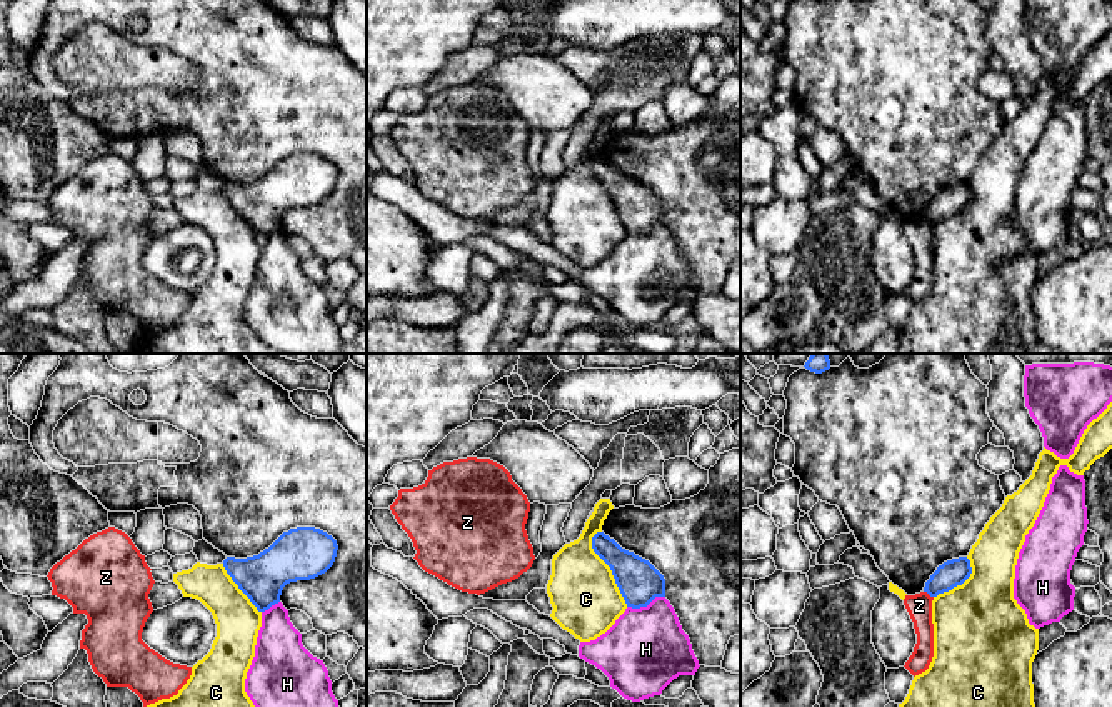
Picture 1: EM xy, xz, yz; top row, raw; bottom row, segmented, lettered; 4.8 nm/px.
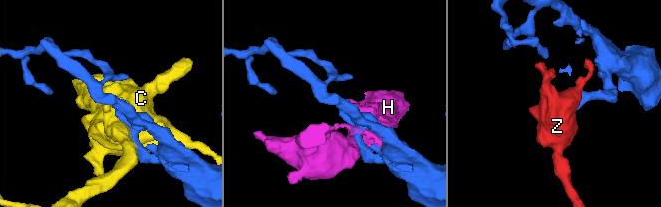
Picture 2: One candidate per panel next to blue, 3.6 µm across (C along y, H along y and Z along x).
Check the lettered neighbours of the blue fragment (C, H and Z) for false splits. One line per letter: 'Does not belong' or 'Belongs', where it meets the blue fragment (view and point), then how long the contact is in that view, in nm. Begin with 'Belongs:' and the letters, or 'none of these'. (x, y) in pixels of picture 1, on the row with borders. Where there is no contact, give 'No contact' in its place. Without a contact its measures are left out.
Belongs: none of these
C: Does not belong. Touches blue at xz (611, 569). Shared border 400 nm
H: Does not belong. Touches blue at xz (646, 606). Shared border 190 nm
Z: Does not belong. Touches blue at yz (929, 594). Shared border 60 nm

